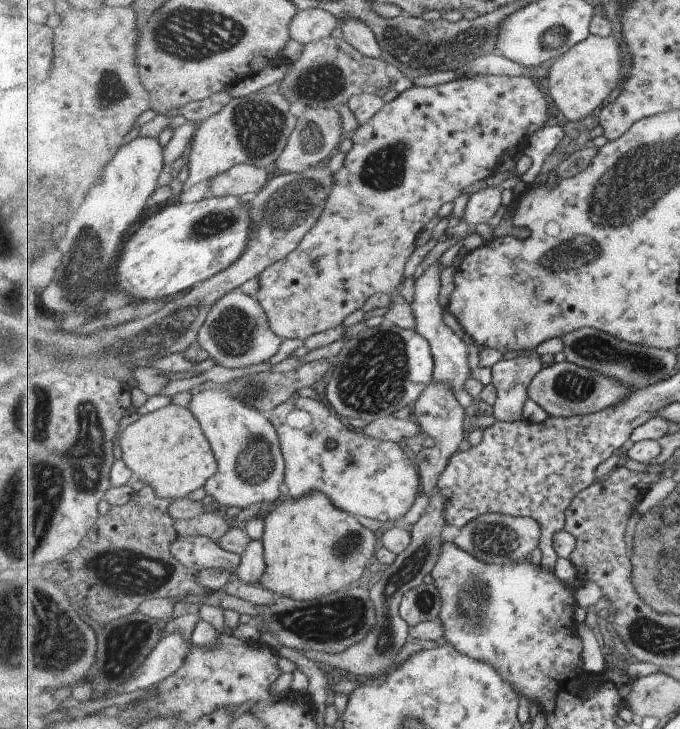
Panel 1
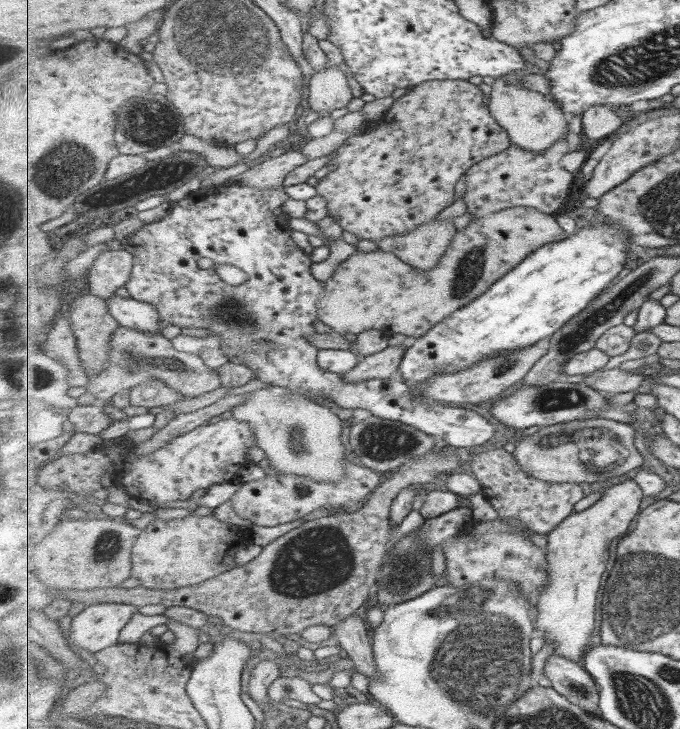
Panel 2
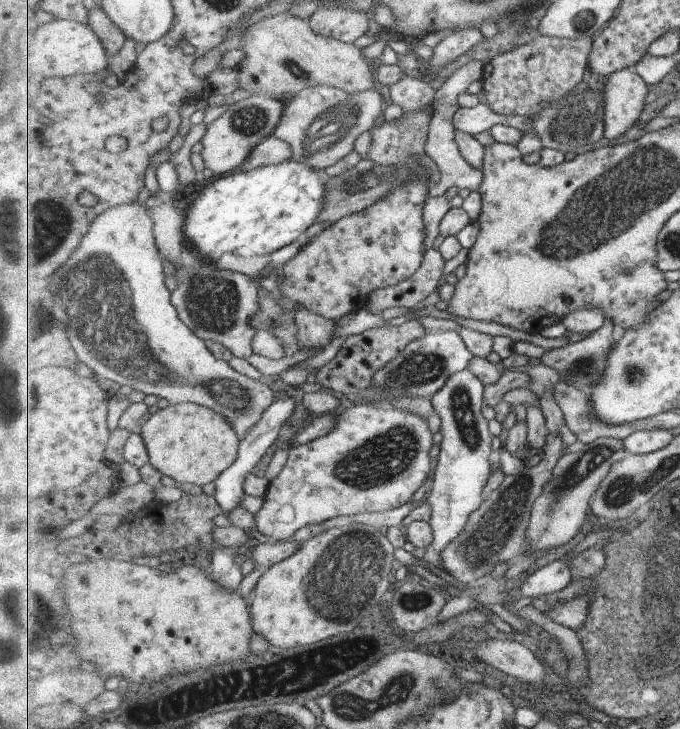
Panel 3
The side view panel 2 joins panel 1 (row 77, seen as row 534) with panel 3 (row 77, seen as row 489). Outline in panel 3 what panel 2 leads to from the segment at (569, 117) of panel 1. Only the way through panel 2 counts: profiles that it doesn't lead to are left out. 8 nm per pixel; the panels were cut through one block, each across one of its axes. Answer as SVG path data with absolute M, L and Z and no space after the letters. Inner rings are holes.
M634 67L623 68L605 78L605 139L614 142L639 122L647 94L649 86Z

